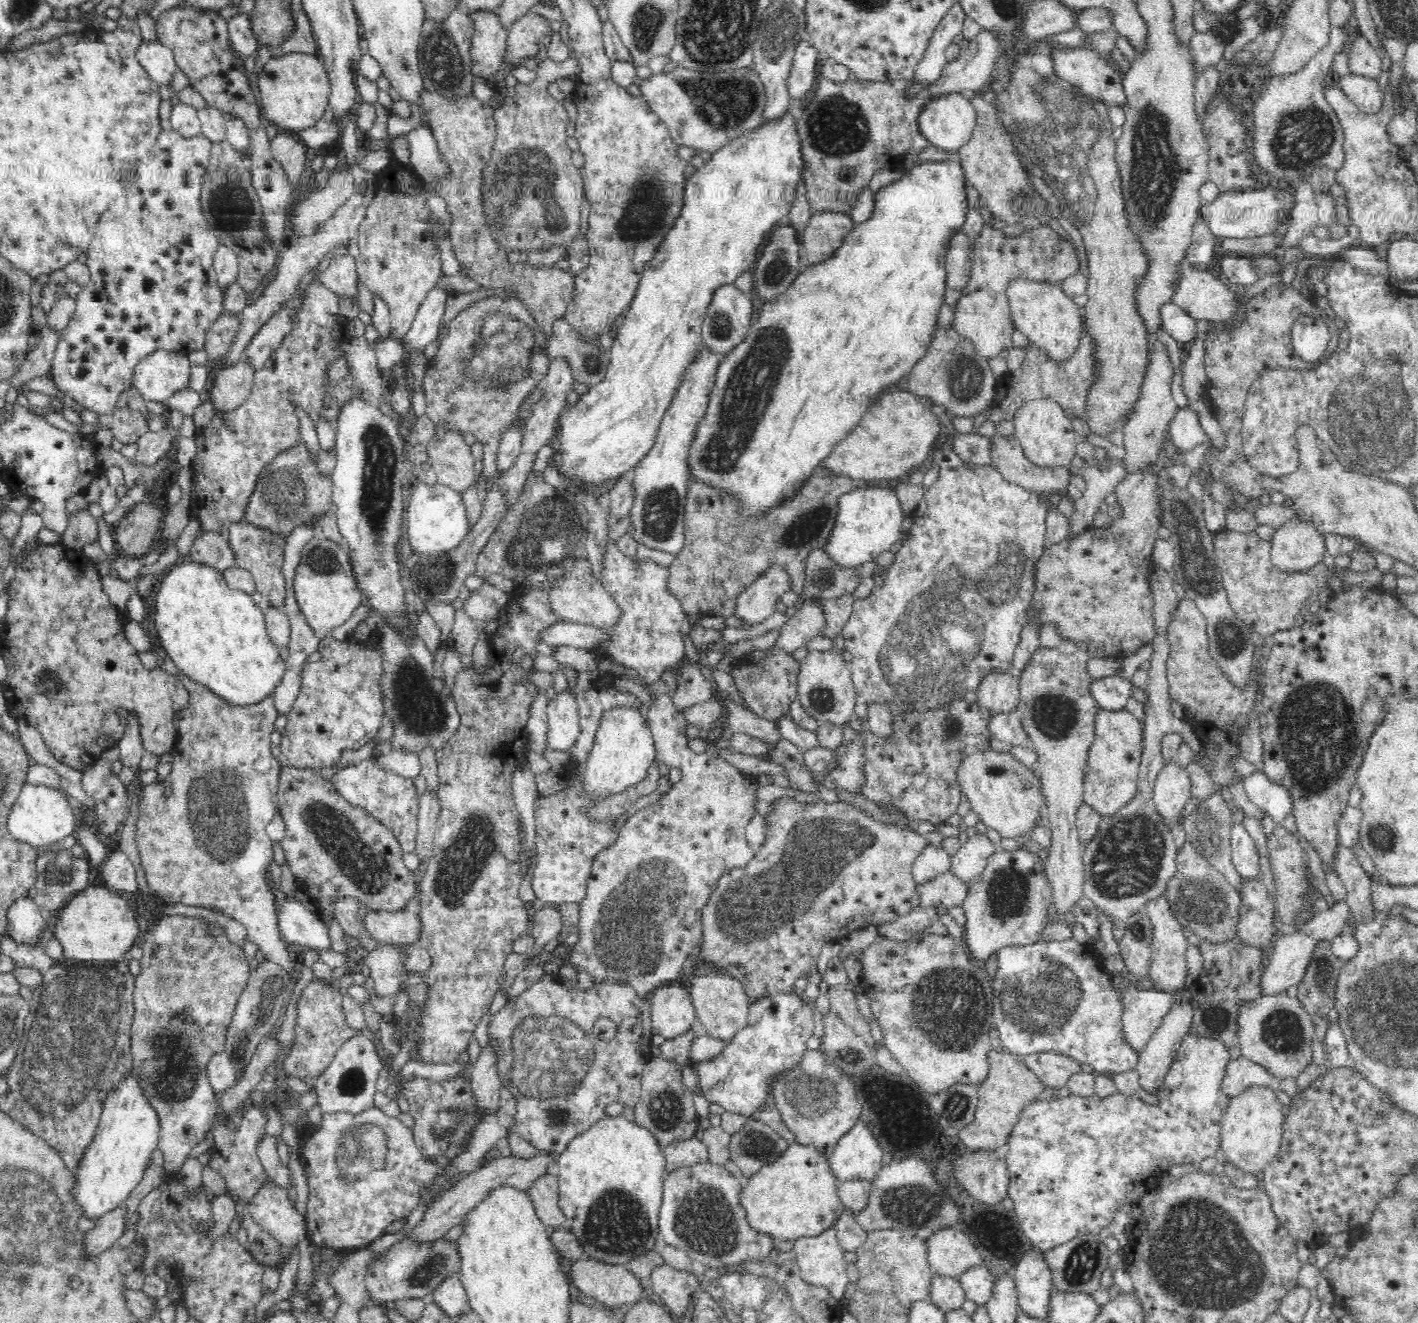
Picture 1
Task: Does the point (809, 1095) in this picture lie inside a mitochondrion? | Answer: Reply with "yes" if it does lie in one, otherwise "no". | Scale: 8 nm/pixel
yes

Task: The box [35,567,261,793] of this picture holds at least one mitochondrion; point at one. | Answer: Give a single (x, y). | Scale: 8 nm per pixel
(48, 682)

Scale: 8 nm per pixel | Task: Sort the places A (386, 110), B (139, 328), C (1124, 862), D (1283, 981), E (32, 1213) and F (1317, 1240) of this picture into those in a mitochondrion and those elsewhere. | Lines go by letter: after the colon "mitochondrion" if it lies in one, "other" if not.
A: other
B: other
C: mitochondrion
D: other
E: mitochondrion
F: other

